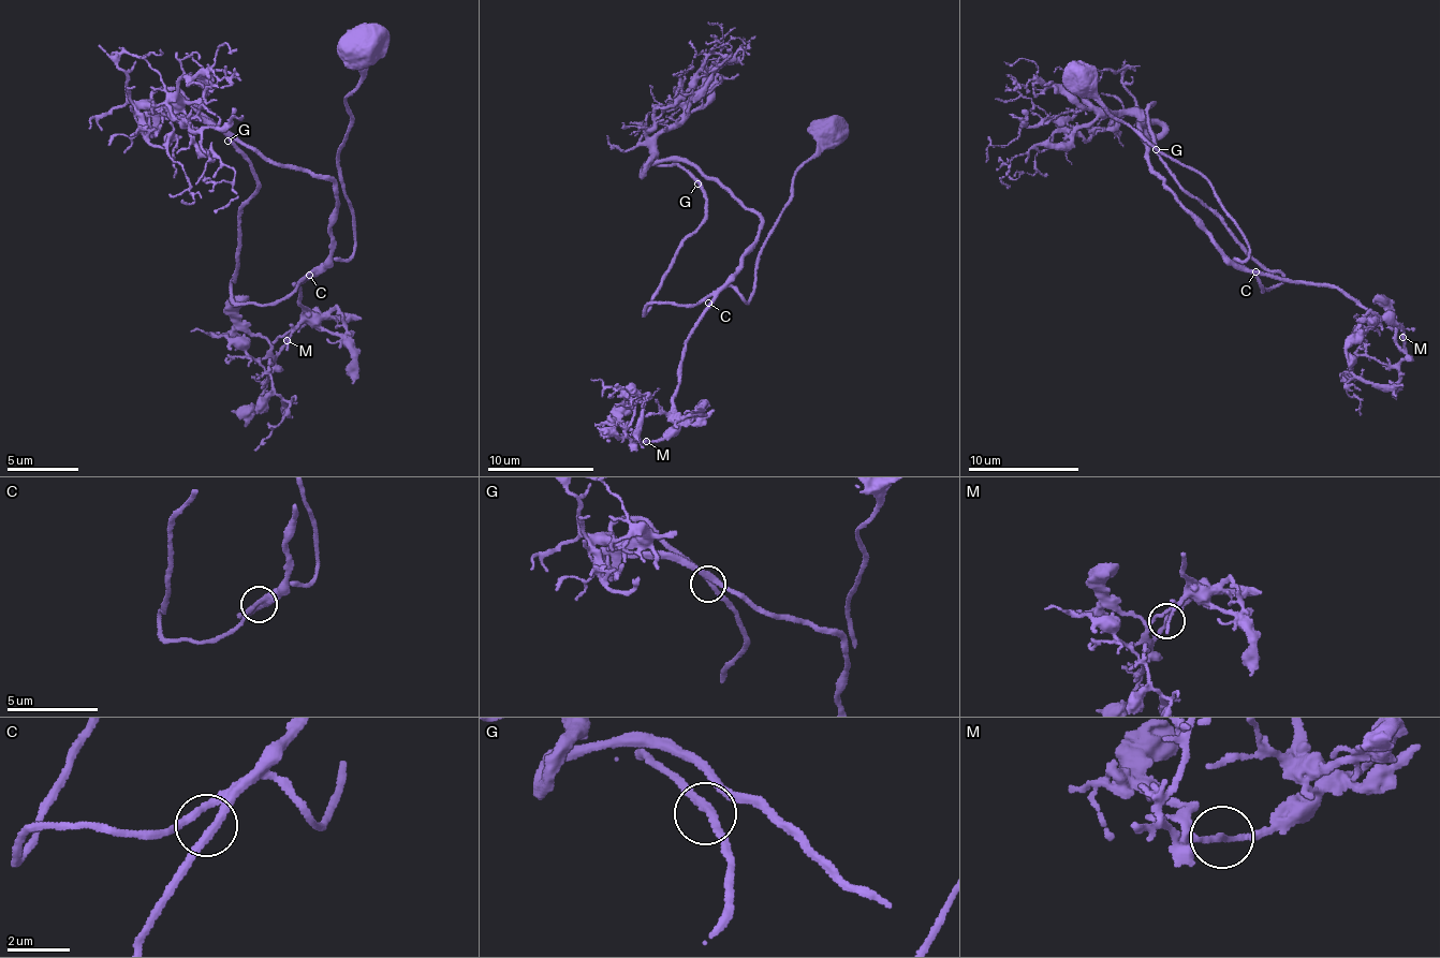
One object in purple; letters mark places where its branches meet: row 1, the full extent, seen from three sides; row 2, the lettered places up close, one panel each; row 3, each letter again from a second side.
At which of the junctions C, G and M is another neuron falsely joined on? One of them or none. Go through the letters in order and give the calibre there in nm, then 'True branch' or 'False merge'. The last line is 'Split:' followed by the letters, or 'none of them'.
C: Thickness 280 nm. True branch
G: Thickness 180 nm. True branch
M: Thickness 170 nm. False merge
Split: M

